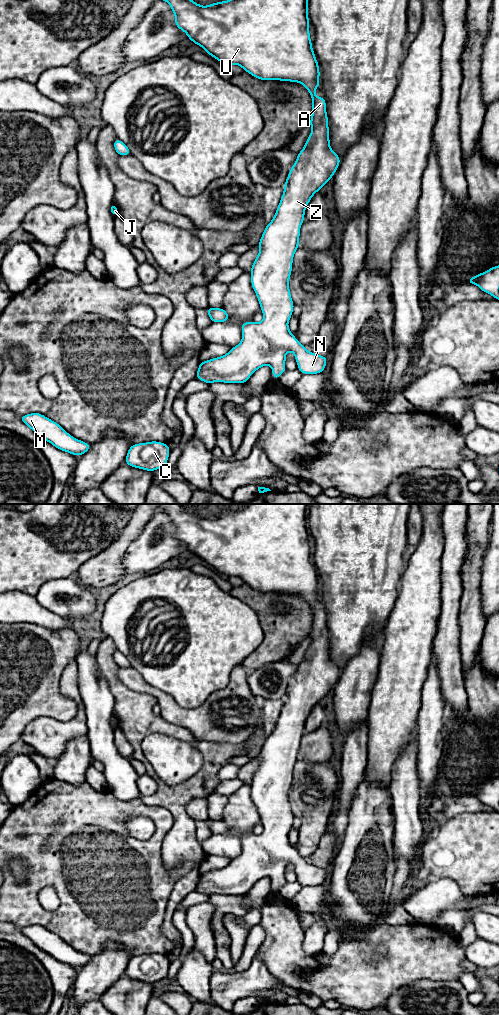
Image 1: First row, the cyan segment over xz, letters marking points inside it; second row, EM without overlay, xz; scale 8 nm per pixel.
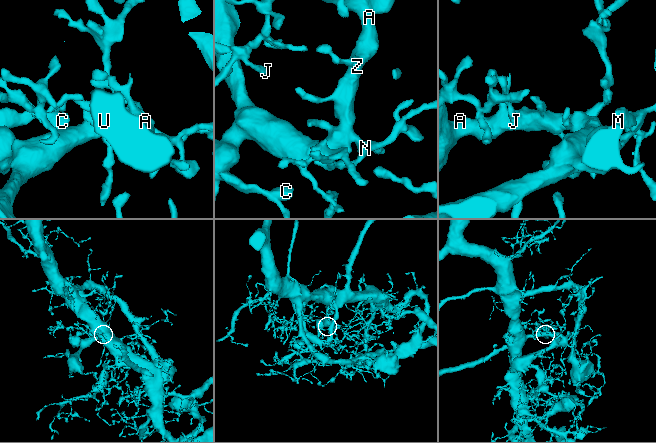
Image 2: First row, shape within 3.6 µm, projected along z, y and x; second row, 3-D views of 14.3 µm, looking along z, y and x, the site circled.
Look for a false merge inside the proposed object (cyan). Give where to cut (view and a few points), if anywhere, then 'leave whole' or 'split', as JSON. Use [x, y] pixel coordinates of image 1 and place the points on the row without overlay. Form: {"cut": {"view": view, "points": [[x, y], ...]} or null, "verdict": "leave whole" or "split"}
{"cut": null, "verdict": "leave whole"}

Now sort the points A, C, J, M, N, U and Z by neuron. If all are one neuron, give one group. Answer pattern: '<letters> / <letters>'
A C J M N U Z

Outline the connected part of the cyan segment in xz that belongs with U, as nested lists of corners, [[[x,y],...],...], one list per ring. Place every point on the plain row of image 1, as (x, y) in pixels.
[[[159,504],[157,509],[157,512],[164,512],[171,518],[175,527],[176,539],[184,543],[194,556],[205,561],[208,567],[227,578],[239,577],[257,591],[301,595],[308,602],[312,611],[312,627],[309,635],[312,639],[311,646],[306,652],[304,660],[298,665],[287,688],[280,715],[272,733],[264,741],[258,756],[259,766],[251,779],[251,797],[259,812],[264,830],[260,835],[243,834],[241,836],[242,852],[227,866],[200,874],[196,890],[208,896],[213,894],[244,896],[256,882],[265,877],[271,878],[273,890],[278,892],[279,888],[287,882],[285,873],[288,863],[294,865],[298,882],[302,886],[322,885],[328,872],[325,868],[307,863],[288,839],[294,821],[289,791],[293,769],[299,759],[300,739],[304,734],[305,722],[313,707],[331,692],[340,676],[340,669],[330,659],[326,613],[324,609],[315,607],[316,600],[320,599],[320,583],[309,545],[308,508],[309,504],[236,504],[232,511],[211,515],[208,518],[197,516],[182,504]]]

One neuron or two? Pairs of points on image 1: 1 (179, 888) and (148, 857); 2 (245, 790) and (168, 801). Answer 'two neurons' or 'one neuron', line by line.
1: two neurons
2: two neurons

